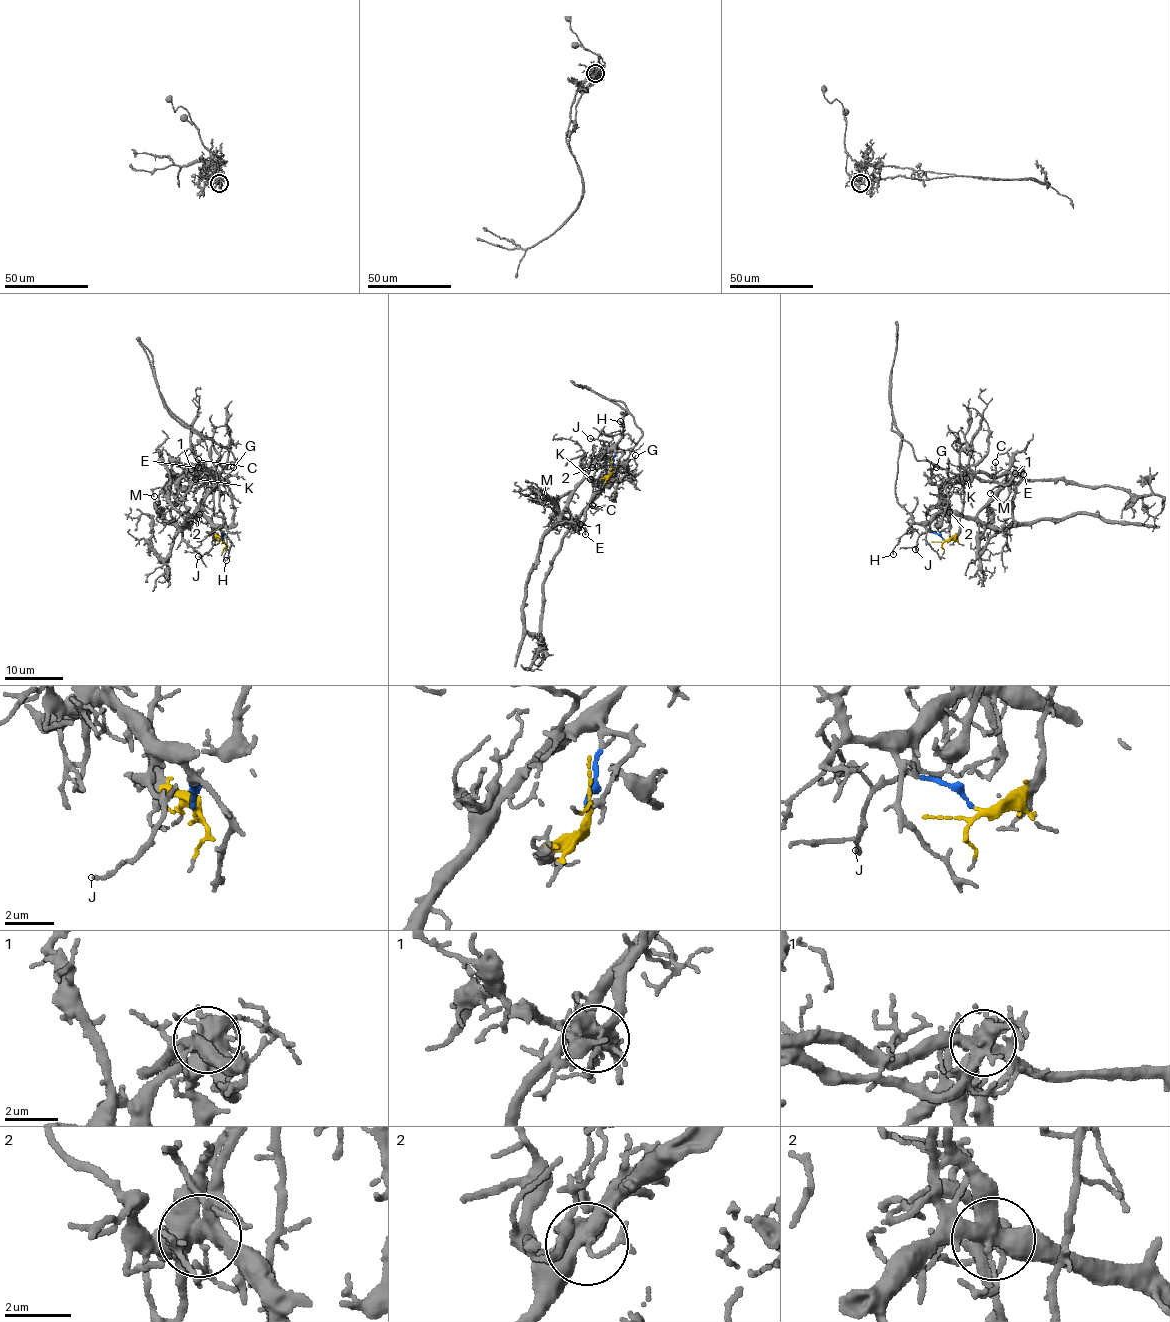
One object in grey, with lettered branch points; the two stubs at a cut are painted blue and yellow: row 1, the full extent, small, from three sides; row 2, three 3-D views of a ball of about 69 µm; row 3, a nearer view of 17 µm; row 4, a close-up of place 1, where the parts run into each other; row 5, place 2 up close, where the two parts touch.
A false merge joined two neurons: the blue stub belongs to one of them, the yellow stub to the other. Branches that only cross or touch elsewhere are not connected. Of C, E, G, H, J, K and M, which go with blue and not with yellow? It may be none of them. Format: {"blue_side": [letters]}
{"blue_side": ["H", "J", "M"]}

